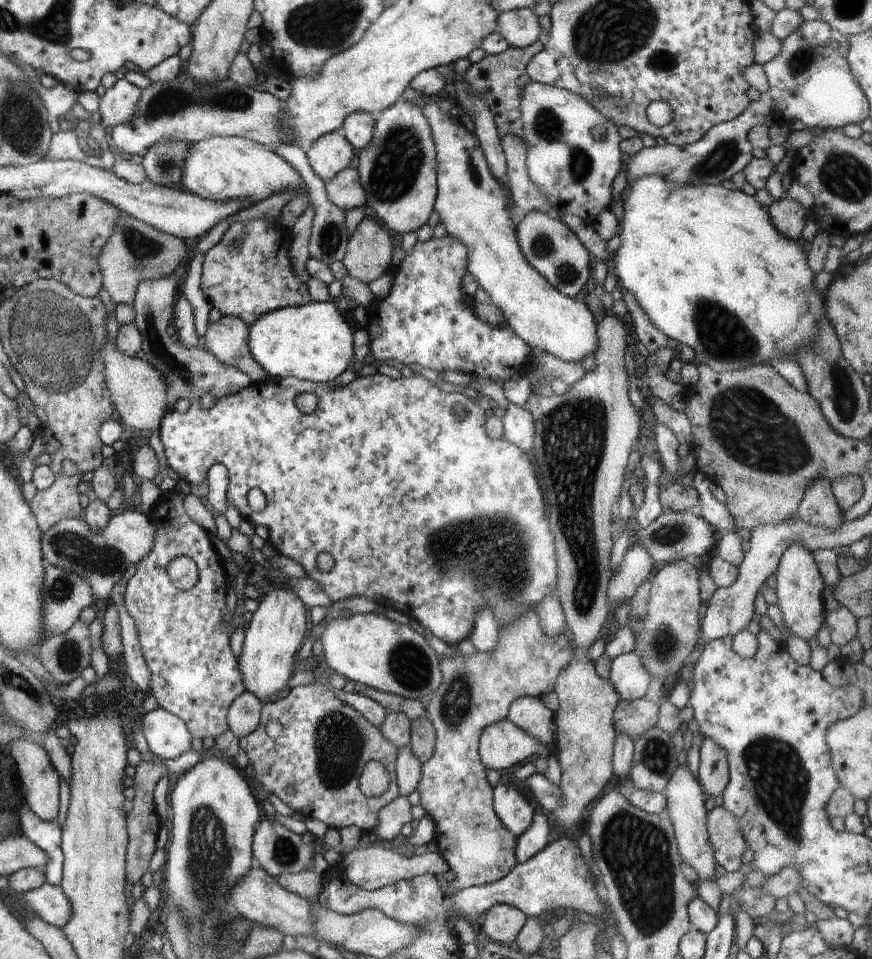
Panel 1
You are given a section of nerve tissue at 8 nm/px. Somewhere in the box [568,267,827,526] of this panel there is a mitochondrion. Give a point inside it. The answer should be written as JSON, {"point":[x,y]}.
{"point":[751,427]}

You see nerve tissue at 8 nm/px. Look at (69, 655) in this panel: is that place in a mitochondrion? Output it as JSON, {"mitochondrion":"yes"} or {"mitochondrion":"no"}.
{"mitochondrion":"yes"}

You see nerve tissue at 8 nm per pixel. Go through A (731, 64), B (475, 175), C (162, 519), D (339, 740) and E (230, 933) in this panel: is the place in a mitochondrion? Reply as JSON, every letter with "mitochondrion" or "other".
{"A":"other","B":"other","C":"other","D":"mitochondrion","E":"mitochondrion"}

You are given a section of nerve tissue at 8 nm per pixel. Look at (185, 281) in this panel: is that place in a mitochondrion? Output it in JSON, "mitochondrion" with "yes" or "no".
{"mitochondrion":"no"}

